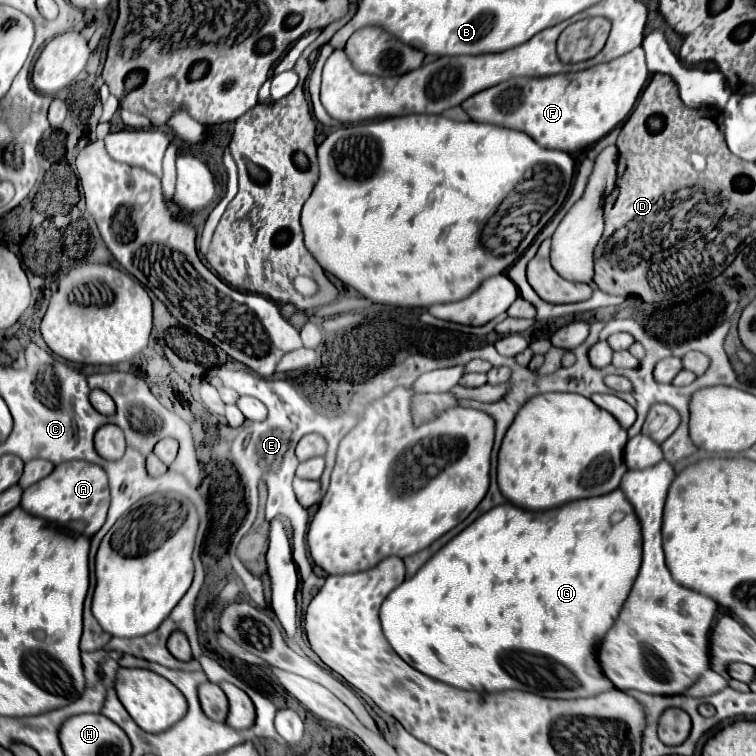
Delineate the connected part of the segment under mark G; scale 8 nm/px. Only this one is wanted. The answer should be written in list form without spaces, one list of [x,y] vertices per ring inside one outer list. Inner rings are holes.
[[[618,488],[610,494],[598,496],[598,498],[586,498],[586,500],[576,500],[570,504],[564,504],[556,510],[550,512],[528,512],[522,508],[516,508],[512,504],[502,504],[492,510],[488,510],[484,516],[478,516],[468,528],[464,528],[460,534],[456,534],[448,544],[444,544],[412,578],[404,580],[396,590],[384,598],[380,606],[380,624],[382,624],[382,634],[392,646],[392,650],[408,662],[412,668],[420,670],[422,674],[444,682],[448,686],[460,688],[460,690],[470,690],[470,692],[504,692],[504,690],[524,690],[532,694],[540,694],[544,698],[586,698],[594,696],[600,692],[606,692],[606,678],[600,672],[600,666],[596,664],[596,650],[602,640],[602,636],[610,630],[610,626],[616,622],[622,604],[626,602],[632,582],[638,574],[640,568],[640,524],[638,518],[630,506],[630,502],[624,498],[624,492]],[[622,514],[622,520],[612,520],[612,516]],[[544,656],[550,656],[558,664],[562,664],[566,670],[570,670],[574,676],[592,682],[592,686],[584,686],[584,682],[572,682],[572,686],[560,686],[560,690],[548,690],[548,666],[544,666]]]

